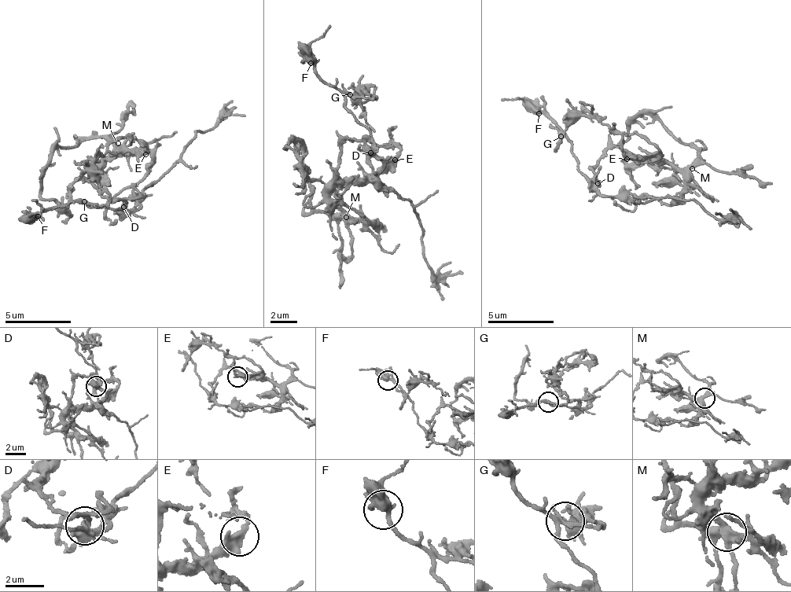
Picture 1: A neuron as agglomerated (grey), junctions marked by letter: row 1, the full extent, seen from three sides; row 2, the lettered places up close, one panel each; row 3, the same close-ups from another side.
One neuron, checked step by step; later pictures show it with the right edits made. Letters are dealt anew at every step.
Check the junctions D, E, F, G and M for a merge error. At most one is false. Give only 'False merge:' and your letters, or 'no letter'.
False merge: D

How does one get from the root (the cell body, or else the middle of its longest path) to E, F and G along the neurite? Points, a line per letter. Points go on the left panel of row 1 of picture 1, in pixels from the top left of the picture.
E: (104, 194), (98, 193), (91, 179), (94, 174), (97, 175), (104, 163), (126, 152), (145, 154)
F: (104, 194), (112, 199), (117, 208), (103, 205), (94, 207), (75, 200), (46, 212), (42, 211), (38, 216)
G: (104, 194), (112, 199), (117, 208), (103, 205), (94, 207), (82, 202), (84, 201)

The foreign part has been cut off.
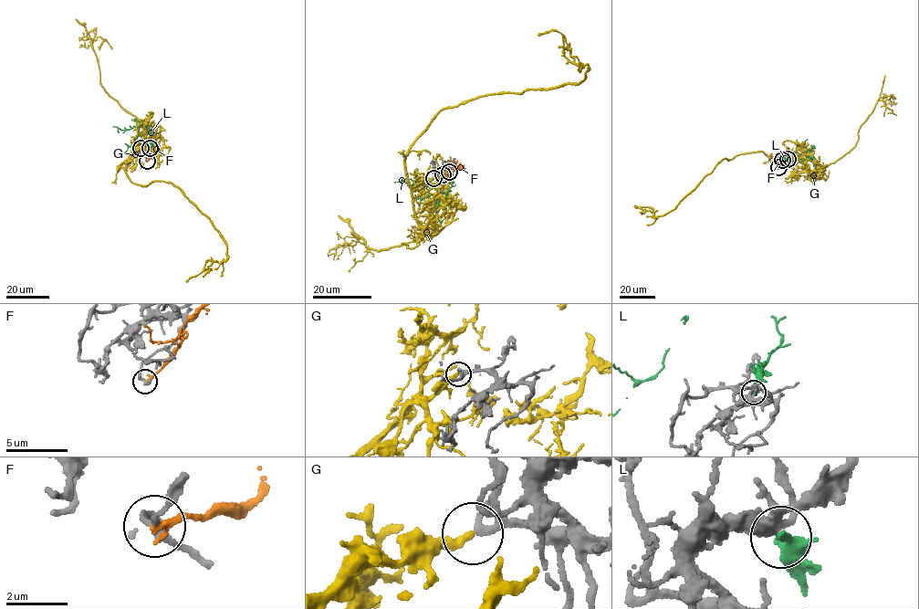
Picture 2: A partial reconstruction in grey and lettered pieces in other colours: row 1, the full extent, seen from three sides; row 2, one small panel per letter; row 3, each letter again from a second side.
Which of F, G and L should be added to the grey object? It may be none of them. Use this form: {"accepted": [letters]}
{"accepted": ["G"]}

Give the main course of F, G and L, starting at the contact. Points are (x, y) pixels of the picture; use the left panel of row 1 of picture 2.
F: (146, 161), (158, 146), (154, 134), (156, 130), (153, 128)
G: (140, 148), (117, 170), (141, 186), (173, 183), (210, 218), (226, 246), (226, 259), (207, 260), (186, 282)
L: (149, 148), (153, 135), (142, 124), (133, 143), (121, 154)

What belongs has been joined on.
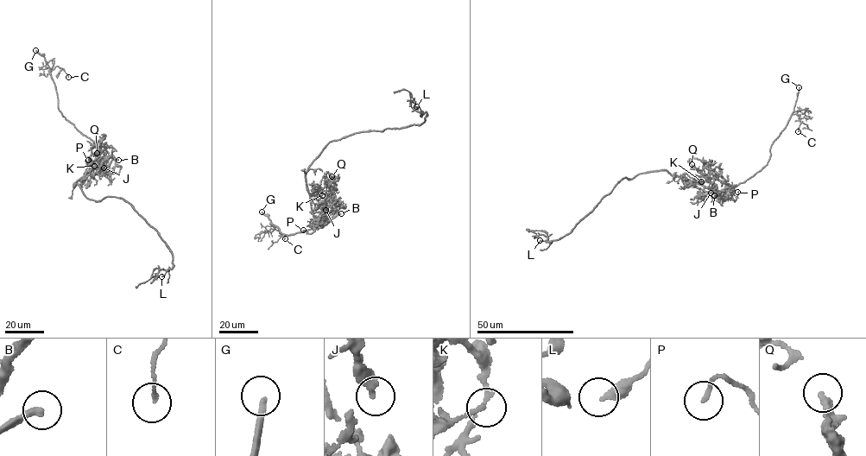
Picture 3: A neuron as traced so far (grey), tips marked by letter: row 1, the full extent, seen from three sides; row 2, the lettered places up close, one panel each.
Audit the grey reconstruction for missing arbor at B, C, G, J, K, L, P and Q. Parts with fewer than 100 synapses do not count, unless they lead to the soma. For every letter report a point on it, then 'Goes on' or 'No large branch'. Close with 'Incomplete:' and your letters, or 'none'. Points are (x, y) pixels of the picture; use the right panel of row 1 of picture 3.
B: Place: (714, 195). Goes on
C: Place: (798, 131). No large branch
G: Place: (799, 87). Goes on
J: Place: (711, 193). No large branch
K: Place: (701, 181). No large branch
L: Place: (540, 240). No large branch
P: Place: (737, 192). No large branch
Q: Place: (692, 164). No large branch
Incomplete: B, G

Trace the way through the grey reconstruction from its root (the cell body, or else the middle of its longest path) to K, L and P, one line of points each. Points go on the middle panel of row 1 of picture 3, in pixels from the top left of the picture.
K: (313, 161), (306, 174), (306, 190), (311, 194), (317, 191), (318, 195), (322, 195)
L: (313, 161), (330, 142), (357, 132), (420, 124), (424, 122), (426, 112), (416, 106)
P: (313, 161), (306, 172), (306, 179), (312, 212), (318, 225), (310, 233), (303, 230)

